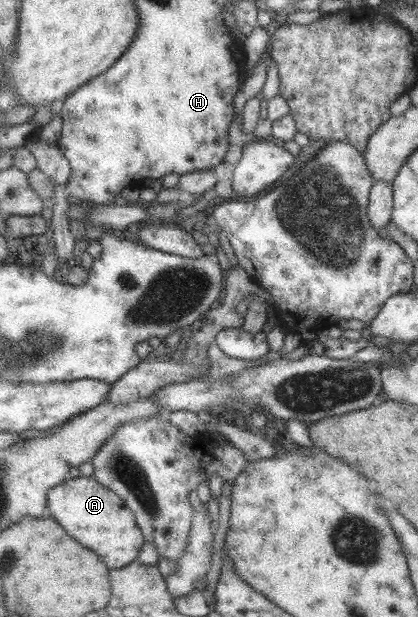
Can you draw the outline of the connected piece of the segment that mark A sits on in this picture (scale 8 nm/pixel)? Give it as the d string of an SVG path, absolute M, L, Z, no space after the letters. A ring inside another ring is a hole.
M80 475L74 479L67 478L63 483L48 492L50 516L60 522L67 533L84 544L86 548L97 552L110 570L126 568L137 561L141 550L145 547L145 536L136 520L136 513L129 508L127 501L104 484L99 483L93 476Z

